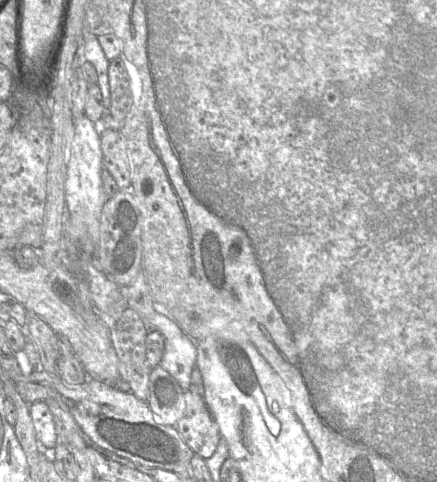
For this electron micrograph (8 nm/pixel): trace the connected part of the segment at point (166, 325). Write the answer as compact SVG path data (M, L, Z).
M157 311L146 323L149 330L156 330L164 337L164 352L159 365L184 391L189 390L192 370L196 366L196 342L171 318Z

